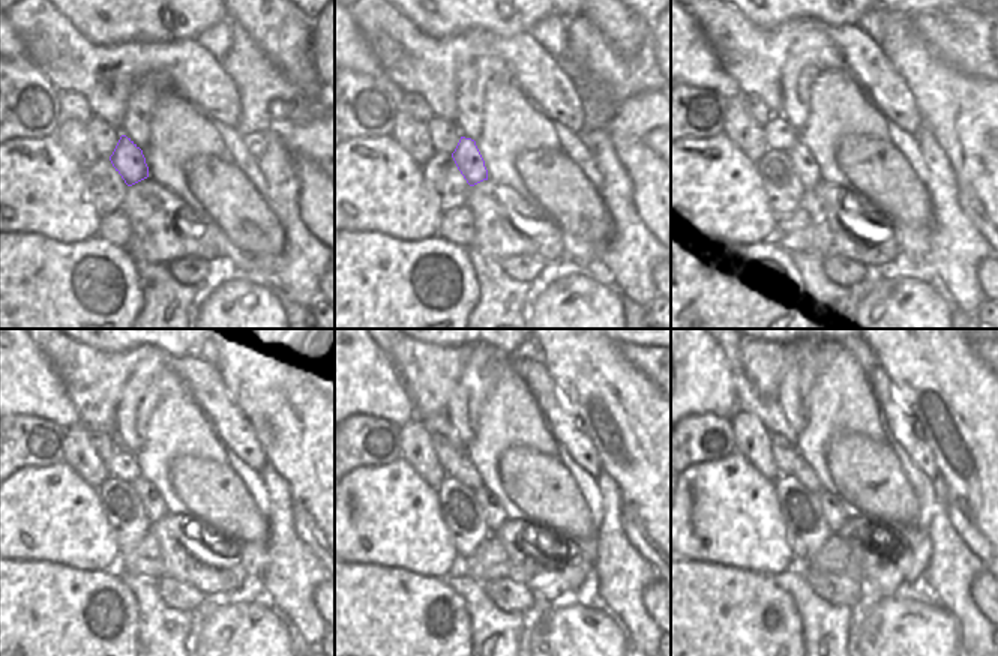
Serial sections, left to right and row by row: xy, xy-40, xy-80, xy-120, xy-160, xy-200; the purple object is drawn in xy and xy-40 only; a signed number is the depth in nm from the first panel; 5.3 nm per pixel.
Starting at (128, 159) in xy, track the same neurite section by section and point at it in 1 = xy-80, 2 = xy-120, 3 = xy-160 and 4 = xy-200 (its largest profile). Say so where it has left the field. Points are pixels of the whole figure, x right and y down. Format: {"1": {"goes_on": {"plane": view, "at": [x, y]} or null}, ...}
{"1": {"goes_on": {"plane": "xy-80", "at": [805, 164]}}, "2": {"goes_on": {"plane": "xy-120", "at": [155, 508]}}, "3": {"goes_on": {"plane": "xy-160", "at": [495, 515]}}, "4": {"goes_on": {"plane": "xy-200", "at": [833, 506]}}}

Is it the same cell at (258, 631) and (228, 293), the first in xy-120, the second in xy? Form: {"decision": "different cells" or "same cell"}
{"decision": "same cell"}

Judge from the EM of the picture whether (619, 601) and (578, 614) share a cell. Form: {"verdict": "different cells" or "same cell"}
{"verdict": "different cells"}

